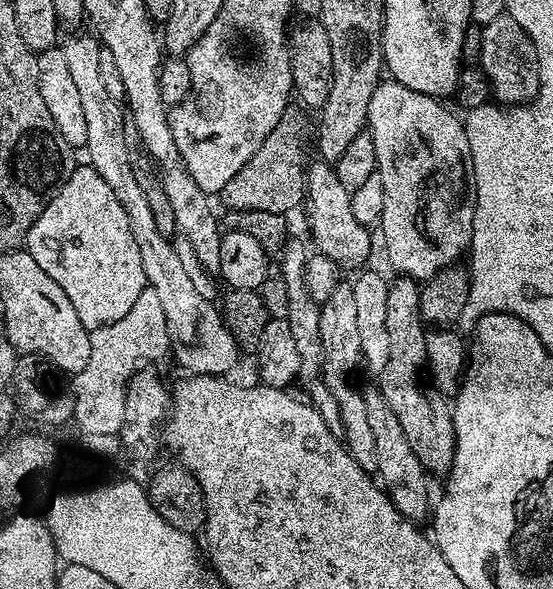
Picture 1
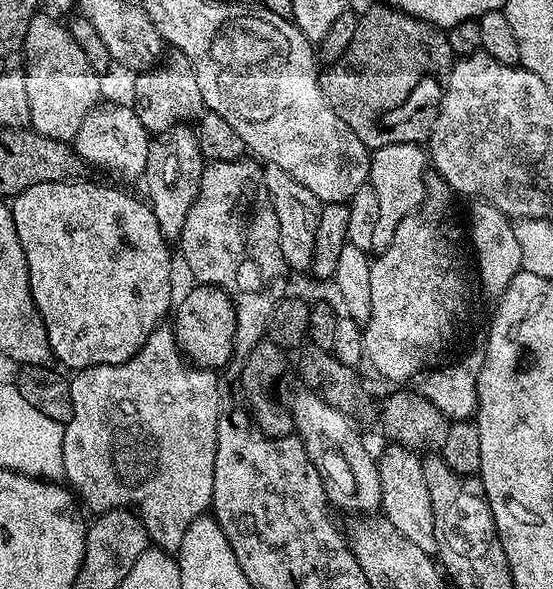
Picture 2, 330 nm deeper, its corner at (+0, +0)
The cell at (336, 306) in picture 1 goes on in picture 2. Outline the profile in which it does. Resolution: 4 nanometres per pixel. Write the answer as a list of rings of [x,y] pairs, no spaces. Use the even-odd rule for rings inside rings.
[[[388,446],[378,463],[382,482],[382,515],[392,523],[394,530],[398,530],[398,534],[402,534],[402,538],[410,538],[414,546],[419,546],[430,554],[435,553],[434,510],[430,506],[426,474],[422,474],[421,457],[406,447]]]

